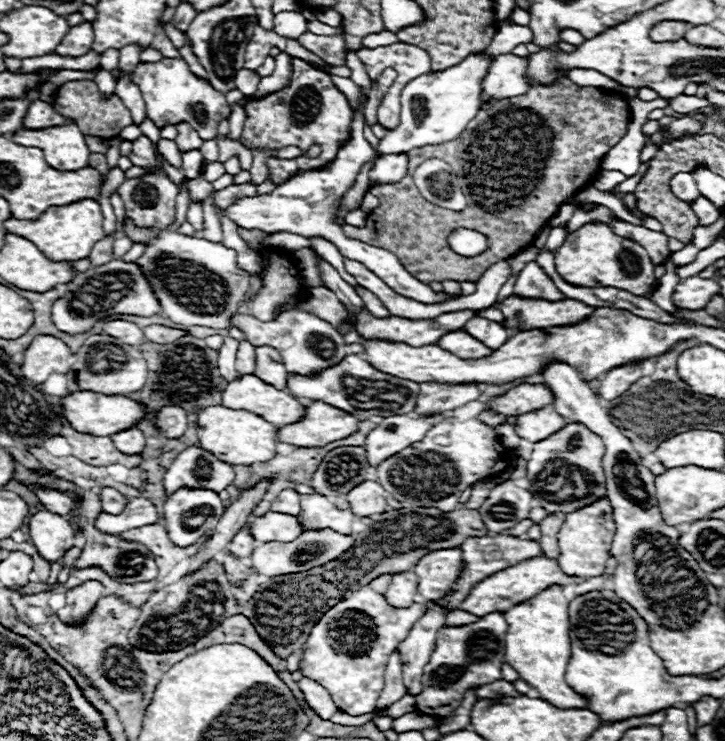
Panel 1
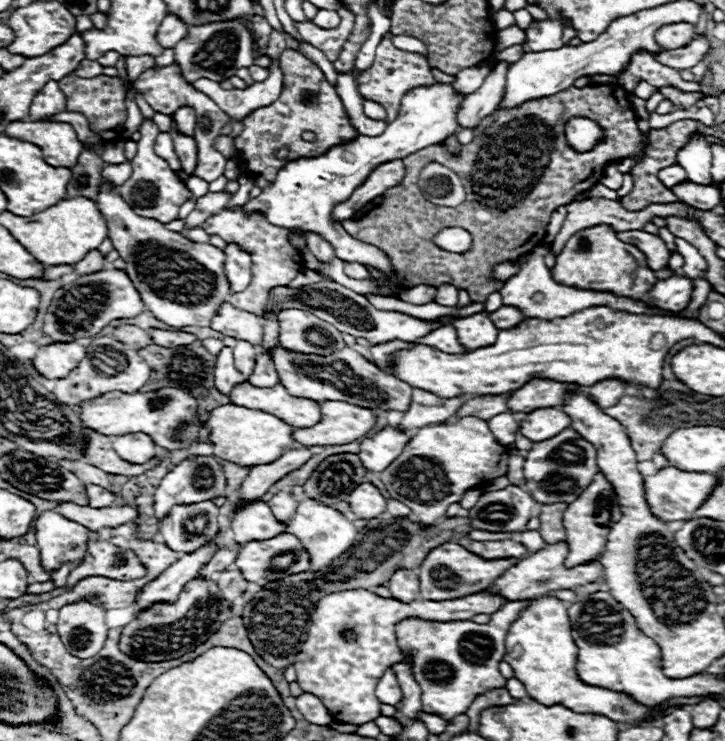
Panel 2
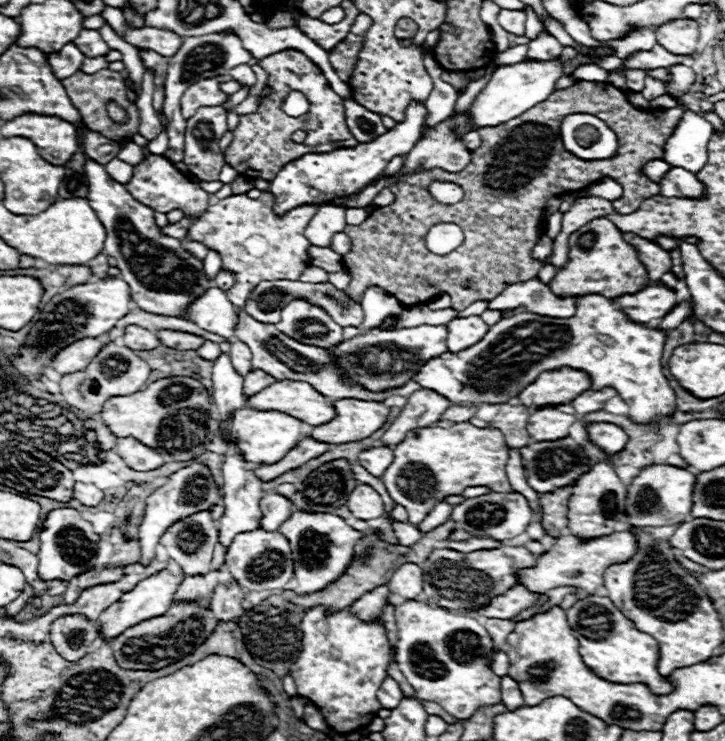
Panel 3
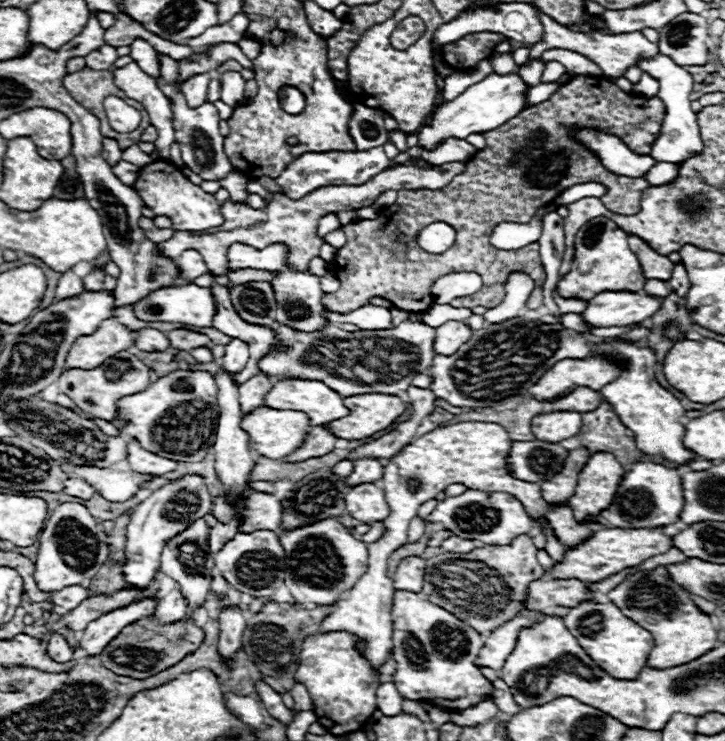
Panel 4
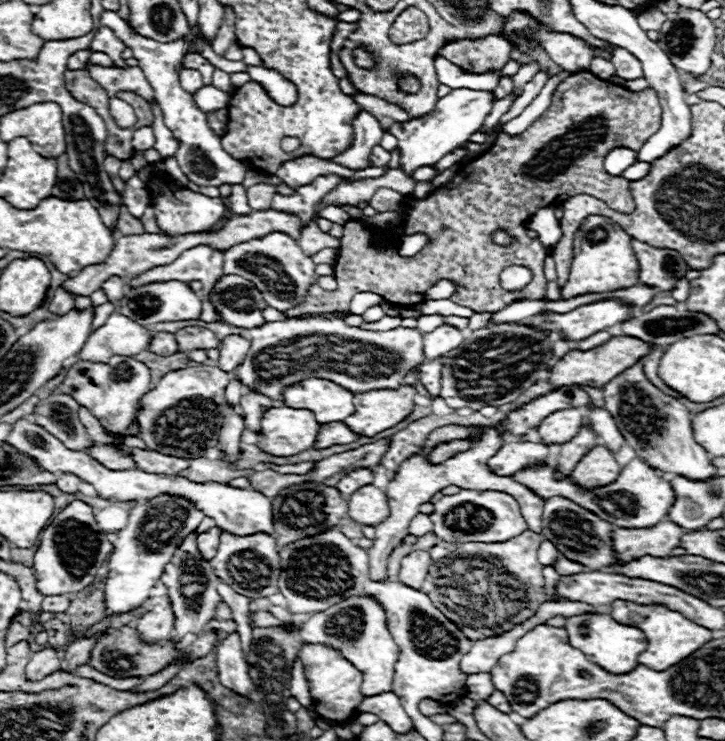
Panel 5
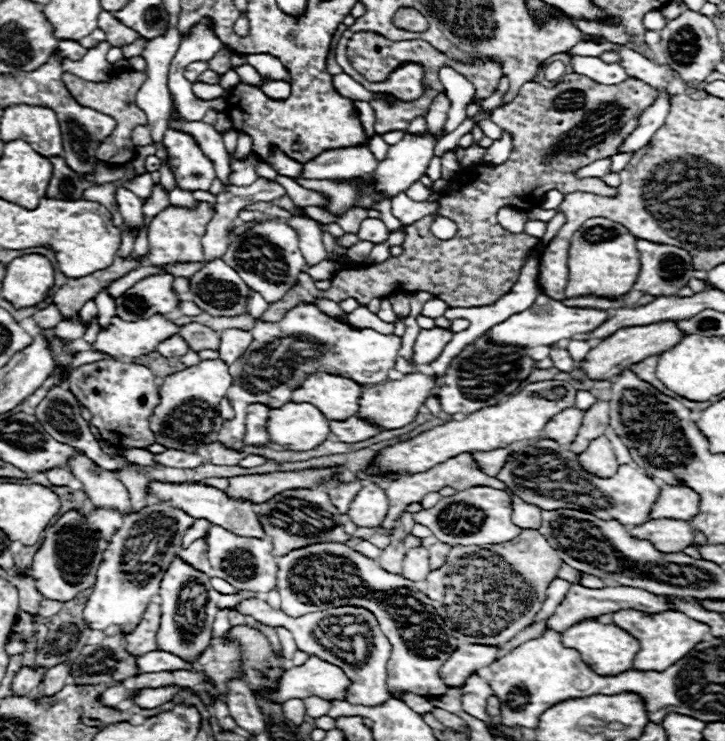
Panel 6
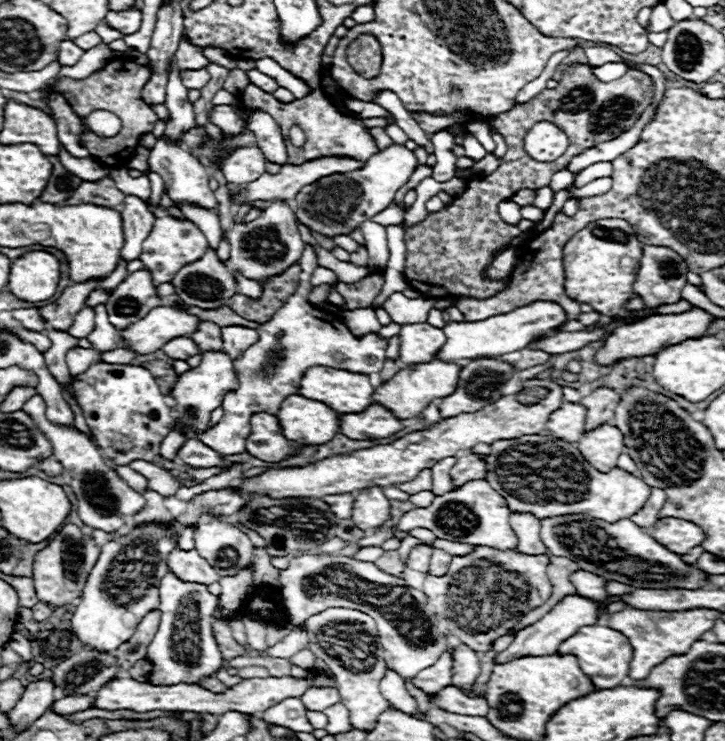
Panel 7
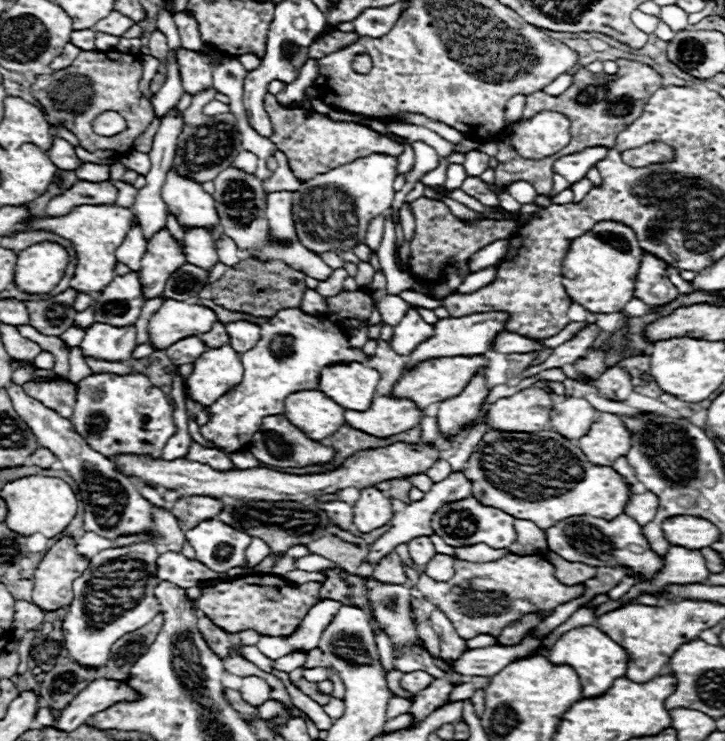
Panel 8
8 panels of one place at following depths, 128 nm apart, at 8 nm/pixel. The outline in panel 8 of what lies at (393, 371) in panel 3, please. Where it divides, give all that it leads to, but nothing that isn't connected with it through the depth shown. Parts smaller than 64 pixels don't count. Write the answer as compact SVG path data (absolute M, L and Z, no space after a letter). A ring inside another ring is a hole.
M300 308L278 310L266 324L260 326L258 344L240 354L244 366L242 382L228 390L216 404L206 408L212 420L200 428L200 434L227 454L240 452L248 445L248 440L258 432L260 420L264 416L284 414L284 400L296 390L316 390L320 368L328 364L366 364L370 360L360 348L352 348L346 332L338 322L326 316L312 316Z

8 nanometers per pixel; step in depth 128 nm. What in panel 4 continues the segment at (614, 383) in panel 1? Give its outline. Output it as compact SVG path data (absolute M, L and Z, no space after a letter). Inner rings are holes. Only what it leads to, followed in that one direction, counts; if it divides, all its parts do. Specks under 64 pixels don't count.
M578 388L570 392L564 398L558 398L552 402L552 410L574 410L574 412L592 412L592 408L598 408L604 402L604 396L600 392L590 388Z

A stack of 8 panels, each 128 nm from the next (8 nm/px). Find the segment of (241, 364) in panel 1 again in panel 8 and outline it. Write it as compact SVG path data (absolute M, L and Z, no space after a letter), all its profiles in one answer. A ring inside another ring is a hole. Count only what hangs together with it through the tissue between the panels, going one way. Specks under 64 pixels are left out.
M238 320L226 324L226 334L230 338L230 346L236 352L248 352L248 348L254 348L256 342L260 340L260 326Z

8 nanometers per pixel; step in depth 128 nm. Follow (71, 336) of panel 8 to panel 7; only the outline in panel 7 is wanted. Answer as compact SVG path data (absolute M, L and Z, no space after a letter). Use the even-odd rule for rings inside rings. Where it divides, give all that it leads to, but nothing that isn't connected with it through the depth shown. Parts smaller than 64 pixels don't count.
M84 306L76 318L74 318L74 324L68 328L68 332L76 338L84 338L88 336L90 332L94 330L94 308L92 306Z

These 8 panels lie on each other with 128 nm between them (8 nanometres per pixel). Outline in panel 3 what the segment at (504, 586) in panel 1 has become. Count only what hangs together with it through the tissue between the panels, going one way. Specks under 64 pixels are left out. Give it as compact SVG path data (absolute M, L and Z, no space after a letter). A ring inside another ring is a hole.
M614 532L612 536L604 536L600 540L580 542L574 536L560 536L554 546L536 558L536 566L524 568L518 574L518 584L530 592L548 592L560 586L576 586L586 590L588 594L596 594L602 588L602 574L608 566L630 560L636 552L636 538L632 532Z

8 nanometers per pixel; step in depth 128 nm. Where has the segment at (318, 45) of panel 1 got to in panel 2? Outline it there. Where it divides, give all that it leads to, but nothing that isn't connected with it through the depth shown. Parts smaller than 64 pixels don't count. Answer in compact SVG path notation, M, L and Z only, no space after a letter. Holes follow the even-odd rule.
M344 6L338 9L338 13L342 19L340 26L338 28L332 28L332 30L318 28L312 22L294 22L294 28L300 32L300 38L304 42L308 42L310 46L322 50L322 54L330 62L336 62L336 58L340 54L340 48L348 40L350 32L352 32L352 24L354 24L352 12L348 12Z

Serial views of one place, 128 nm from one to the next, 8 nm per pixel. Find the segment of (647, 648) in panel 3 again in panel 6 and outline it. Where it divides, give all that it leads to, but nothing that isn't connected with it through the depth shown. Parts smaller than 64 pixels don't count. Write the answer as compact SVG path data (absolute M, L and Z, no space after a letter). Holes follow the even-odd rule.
M582 620L574 626L570 626L568 630L564 630L562 642L570 648L576 648L580 652L582 660L590 668L596 668L596 672L600 672L604 676L616 676L616 674L632 668L632 660L640 650L640 642L626 630L618 628L616 624L600 624L594 620Z

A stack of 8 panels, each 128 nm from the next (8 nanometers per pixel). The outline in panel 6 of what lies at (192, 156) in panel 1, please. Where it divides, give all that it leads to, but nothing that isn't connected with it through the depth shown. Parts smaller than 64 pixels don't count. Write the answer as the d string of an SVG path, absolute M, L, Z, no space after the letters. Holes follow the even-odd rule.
M262 78L262 86L260 90L272 98L272 100L286 100L290 96L290 84L288 82L282 82L282 80L268 80L268 78Z

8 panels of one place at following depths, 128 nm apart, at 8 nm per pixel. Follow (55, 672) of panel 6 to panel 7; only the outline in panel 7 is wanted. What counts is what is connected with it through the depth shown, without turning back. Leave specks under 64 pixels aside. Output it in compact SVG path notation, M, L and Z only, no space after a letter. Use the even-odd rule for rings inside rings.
M44 678L44 680L36 680L36 682L30 682L22 694L22 698L18 700L18 704L12 708L10 712L10 720L14 724L18 724L18 720L22 716L28 718L28 722L32 724L36 718L40 718L54 702L54 682L50 678Z

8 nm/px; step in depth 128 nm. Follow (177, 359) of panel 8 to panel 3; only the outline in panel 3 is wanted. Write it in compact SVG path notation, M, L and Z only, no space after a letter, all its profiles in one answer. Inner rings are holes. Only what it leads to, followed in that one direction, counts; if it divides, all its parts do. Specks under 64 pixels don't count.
M128 326L124 330L122 340L132 350L148 350L148 348L160 346L158 336L154 332L150 332L150 330L146 330L146 328L140 328L140 326Z

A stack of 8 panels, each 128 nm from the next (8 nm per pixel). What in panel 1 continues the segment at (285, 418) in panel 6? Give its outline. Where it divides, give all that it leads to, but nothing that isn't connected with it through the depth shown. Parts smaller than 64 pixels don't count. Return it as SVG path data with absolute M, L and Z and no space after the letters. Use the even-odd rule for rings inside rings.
M208 406L198 412L198 442L226 464L268 462L276 454L276 426L248 410L230 410L226 406Z

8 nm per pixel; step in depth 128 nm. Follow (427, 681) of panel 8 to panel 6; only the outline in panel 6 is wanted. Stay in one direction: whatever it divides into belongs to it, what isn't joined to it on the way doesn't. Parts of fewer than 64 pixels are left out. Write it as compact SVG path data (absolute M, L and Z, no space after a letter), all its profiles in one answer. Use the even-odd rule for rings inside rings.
M460 644L460 648L450 656L448 664L440 670L444 682L452 688L458 688L466 682L470 674L480 672L482 668L490 666L496 660L498 646L484 646L484 644Z

